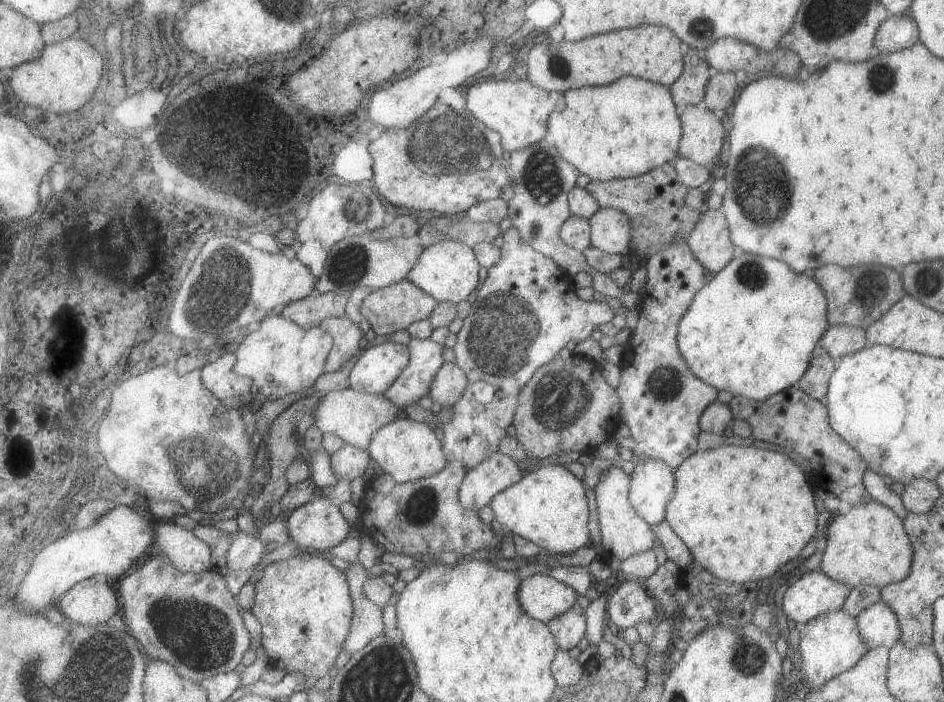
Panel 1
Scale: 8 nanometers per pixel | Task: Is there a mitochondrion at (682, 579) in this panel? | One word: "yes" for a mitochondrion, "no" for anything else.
no

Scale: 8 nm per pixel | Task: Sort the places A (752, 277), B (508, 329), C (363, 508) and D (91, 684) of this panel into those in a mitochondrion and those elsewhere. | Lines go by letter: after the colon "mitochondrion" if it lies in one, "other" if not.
A: mitochondrion
B: mitochondrion
C: other
D: mitochondrion

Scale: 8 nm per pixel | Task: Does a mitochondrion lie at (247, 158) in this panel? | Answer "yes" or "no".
yes

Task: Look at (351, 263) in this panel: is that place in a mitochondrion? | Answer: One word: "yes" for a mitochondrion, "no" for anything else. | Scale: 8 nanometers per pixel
yes

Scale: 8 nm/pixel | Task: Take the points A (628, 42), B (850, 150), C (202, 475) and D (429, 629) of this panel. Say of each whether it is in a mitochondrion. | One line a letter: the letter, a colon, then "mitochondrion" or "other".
A: other
B: other
C: mitochondrion
D: other

